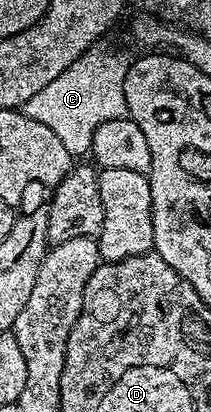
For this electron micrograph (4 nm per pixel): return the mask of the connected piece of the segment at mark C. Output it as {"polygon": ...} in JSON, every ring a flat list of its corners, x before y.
{"polygon":[[100,50,89,51,79,57,75,65,63,69,51,85,39,89,23,108,27,117,35,117,35,121,47,125,74,157,85,157,92,152,95,129,99,129,101,123,126,118,129,113,125,96,126,60]]}

